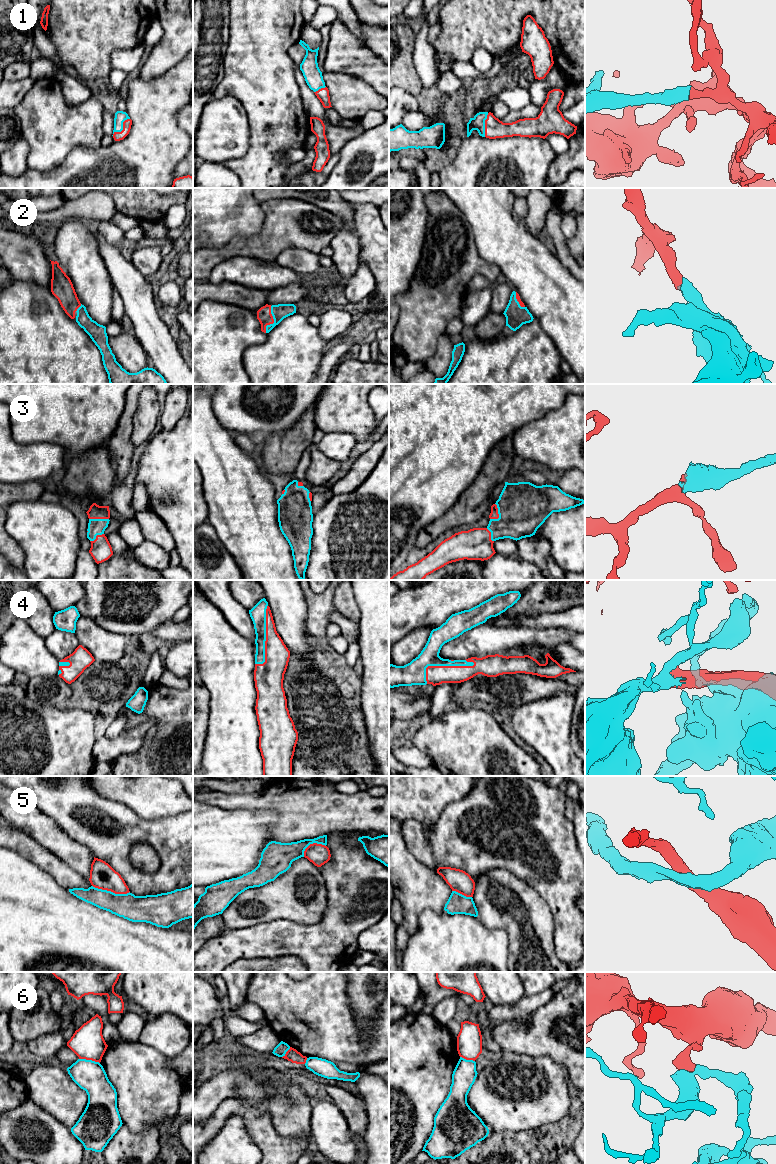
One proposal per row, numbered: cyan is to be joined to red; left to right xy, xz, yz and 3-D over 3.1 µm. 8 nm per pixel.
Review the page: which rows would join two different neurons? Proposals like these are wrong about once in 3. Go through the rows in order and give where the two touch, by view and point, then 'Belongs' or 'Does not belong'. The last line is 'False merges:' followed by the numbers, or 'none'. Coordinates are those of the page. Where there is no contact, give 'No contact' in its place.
1: Touches red at xy (123, 128). Belongs
2: Touches red at xz (273, 321). Belongs
3: Touches red at yz (498, 514). Belongs
4: Touches red at yz (442, 666). Belongs
5: Touches red at xy (111, 891). Does not belong
6: Touches red at xy (89, 1059). Does not belong
False merges: 5, 6

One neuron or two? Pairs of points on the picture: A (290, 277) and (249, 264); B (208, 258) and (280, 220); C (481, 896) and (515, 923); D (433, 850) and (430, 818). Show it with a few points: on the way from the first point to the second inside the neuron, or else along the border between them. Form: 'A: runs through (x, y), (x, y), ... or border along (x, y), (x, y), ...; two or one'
A: runs through (280, 276), (259, 274); one
B: runs through (226, 252), (237, 247), (254, 246), (262, 238); one
C: runs through (489, 899), (507, 915); one
D: border along (444, 807), (440, 817), (430, 827), (409, 819); two

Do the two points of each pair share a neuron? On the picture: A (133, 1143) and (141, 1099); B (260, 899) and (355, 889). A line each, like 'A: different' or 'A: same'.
A: different
B: different

